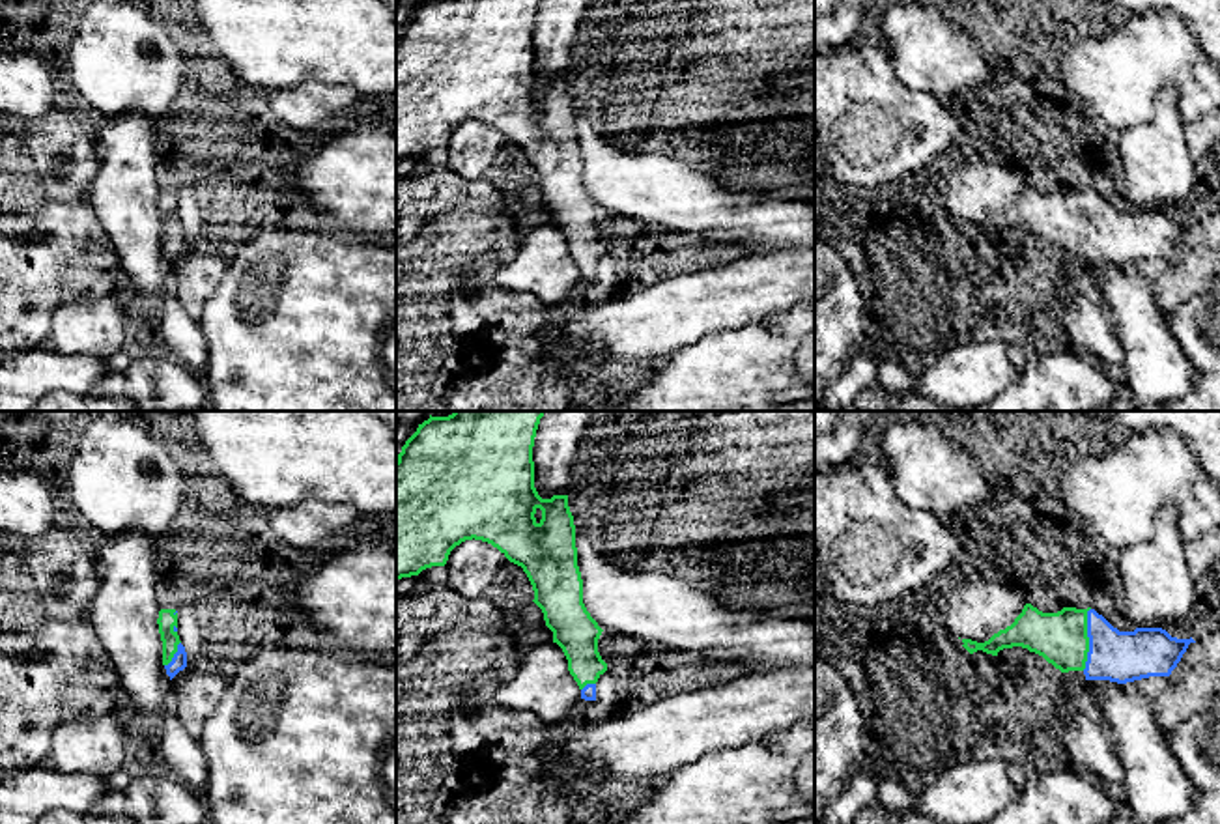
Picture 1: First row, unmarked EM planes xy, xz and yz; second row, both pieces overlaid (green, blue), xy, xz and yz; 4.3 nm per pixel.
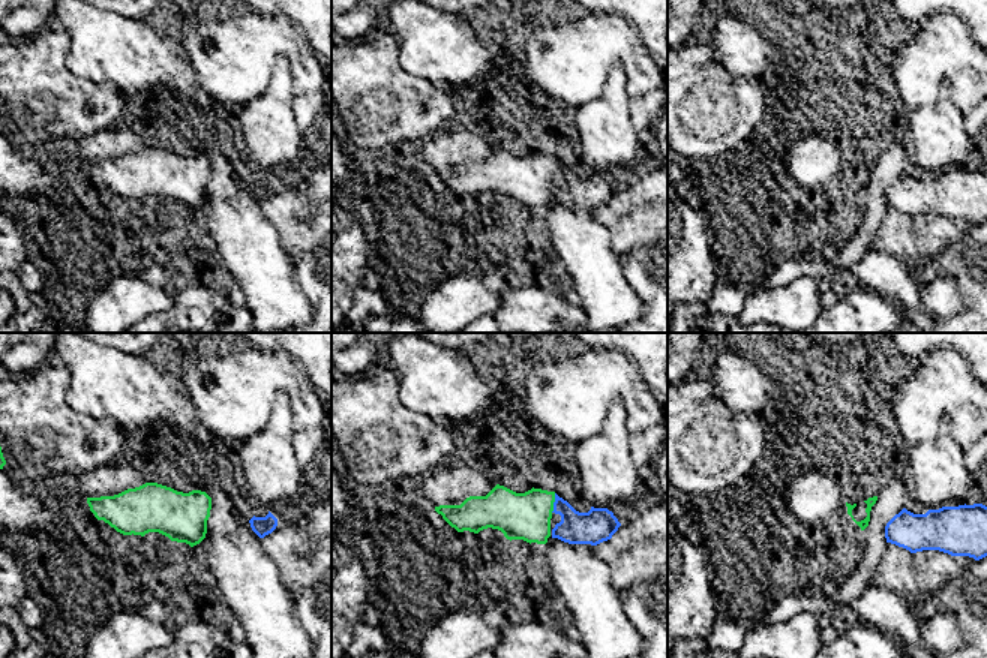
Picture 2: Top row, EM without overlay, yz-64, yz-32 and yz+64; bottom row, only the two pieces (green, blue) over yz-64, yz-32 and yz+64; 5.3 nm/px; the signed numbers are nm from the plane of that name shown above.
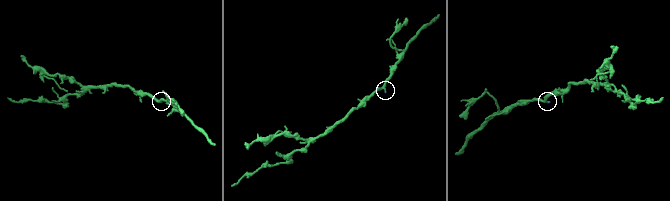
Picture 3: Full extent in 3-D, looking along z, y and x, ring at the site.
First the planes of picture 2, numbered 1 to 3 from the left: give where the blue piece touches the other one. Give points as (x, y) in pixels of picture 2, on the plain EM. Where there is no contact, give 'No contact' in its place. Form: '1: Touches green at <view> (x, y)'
1: No contact
2: Touches green at yz-32 (554, 165)
3: No contact

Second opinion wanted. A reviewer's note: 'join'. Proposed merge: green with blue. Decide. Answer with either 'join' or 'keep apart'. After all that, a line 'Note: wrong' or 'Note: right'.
join
Note: right

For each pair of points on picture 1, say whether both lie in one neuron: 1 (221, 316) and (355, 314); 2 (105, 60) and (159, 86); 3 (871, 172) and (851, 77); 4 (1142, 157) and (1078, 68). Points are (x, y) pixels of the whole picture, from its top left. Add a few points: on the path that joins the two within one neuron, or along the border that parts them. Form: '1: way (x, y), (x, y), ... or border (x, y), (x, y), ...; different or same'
1: way (255, 329), (292, 329), (307, 314), (322, 314); same
2: way (118, 60), (146, 73); same
3: way (867, 148), (867, 124), (858, 113), (858, 101); same
4: border (1155, 105), (1148, 120), (1129, 126), (1116, 135); different

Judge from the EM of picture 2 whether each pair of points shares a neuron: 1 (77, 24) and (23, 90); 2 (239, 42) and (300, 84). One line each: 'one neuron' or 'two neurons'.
1: two neurons
2: one neuron

